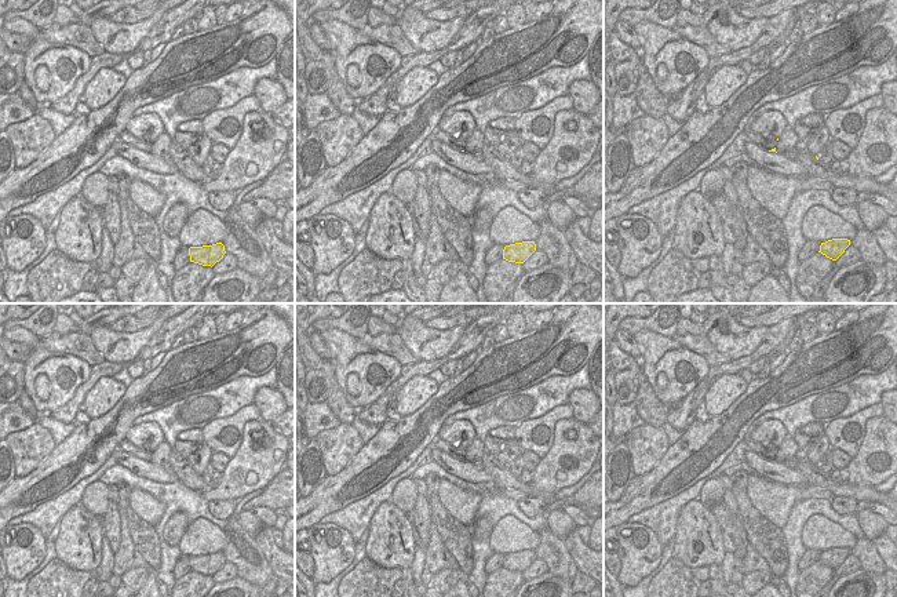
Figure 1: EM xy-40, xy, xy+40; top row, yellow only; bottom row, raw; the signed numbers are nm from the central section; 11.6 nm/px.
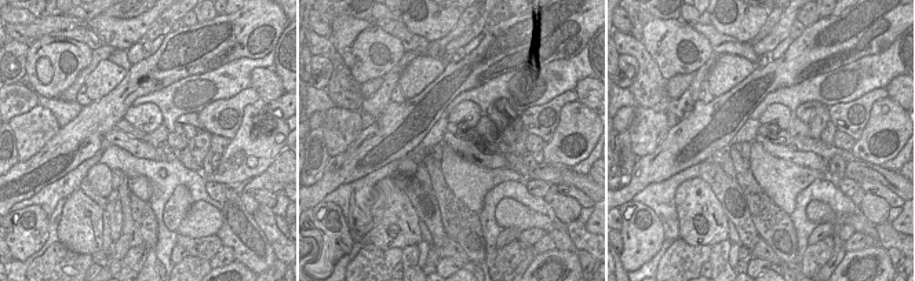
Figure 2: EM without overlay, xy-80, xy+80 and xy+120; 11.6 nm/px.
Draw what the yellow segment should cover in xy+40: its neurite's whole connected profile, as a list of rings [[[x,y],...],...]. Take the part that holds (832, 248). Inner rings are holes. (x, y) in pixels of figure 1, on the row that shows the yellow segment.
[[[832,239],[825,243],[821,243],[818,252],[821,252],[832,261],[836,261],[849,245],[850,240],[847,239]]]

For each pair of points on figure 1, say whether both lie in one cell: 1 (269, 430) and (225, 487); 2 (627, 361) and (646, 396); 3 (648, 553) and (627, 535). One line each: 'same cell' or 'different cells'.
1: same cell
2: same cell
3: same cell

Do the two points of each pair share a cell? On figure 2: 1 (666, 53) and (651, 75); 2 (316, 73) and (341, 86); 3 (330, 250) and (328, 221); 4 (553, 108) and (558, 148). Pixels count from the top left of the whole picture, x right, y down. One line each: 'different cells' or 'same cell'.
1: different cells
2: different cells
3: same cell
4: different cells

